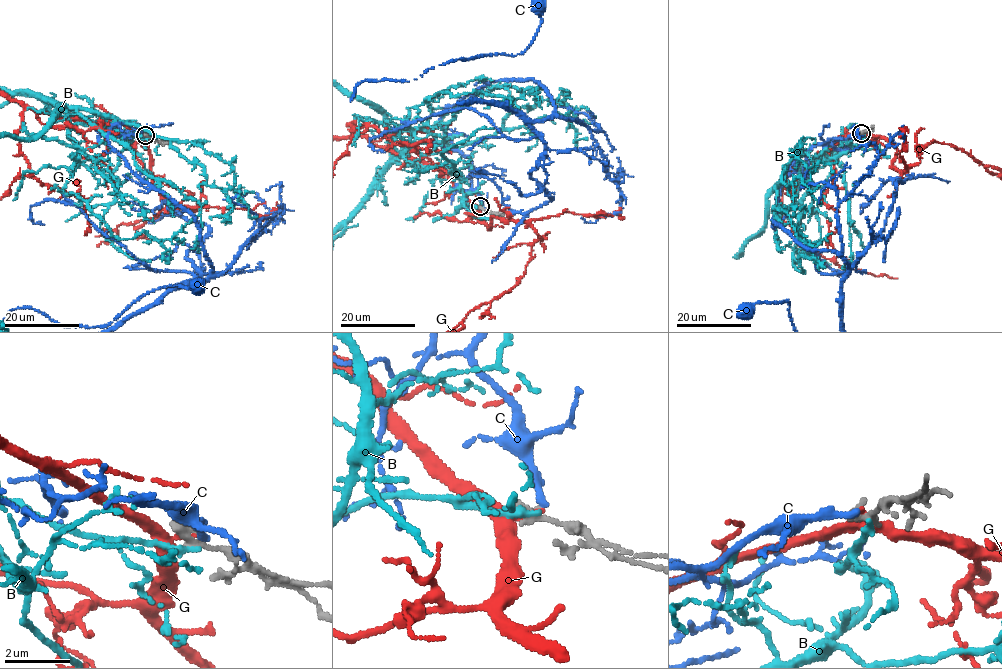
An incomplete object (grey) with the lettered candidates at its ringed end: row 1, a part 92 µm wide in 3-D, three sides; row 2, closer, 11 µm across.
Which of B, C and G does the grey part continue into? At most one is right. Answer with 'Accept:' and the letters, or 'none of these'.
Accept: none of these

